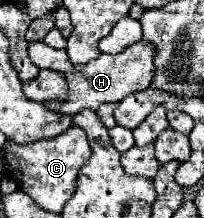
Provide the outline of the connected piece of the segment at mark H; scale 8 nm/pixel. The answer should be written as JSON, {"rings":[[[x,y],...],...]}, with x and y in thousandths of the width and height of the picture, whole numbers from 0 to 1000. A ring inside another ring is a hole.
{"rings":[[[142,188],[142,261],[191,317],[270,317],[299,326],[328,353],[328,381],[348,399],[348,445],[328,445],[328,482],[309,500],[270,500],[289,518],[368,528],[397,500],[456,500],[475,509],[485,482],[505,472],[574,472],[632,427],[662,427],[681,408],[711,408],[740,390],[750,344],[760,344],[760,206],[721,188],[681,188],[662,206],[613,216],[574,252],[534,243],[485,243],[475,271],[417,289],[417,298],[358,298],[328,271],[319,225],[260,225],[221,206],[211,188]]]}

